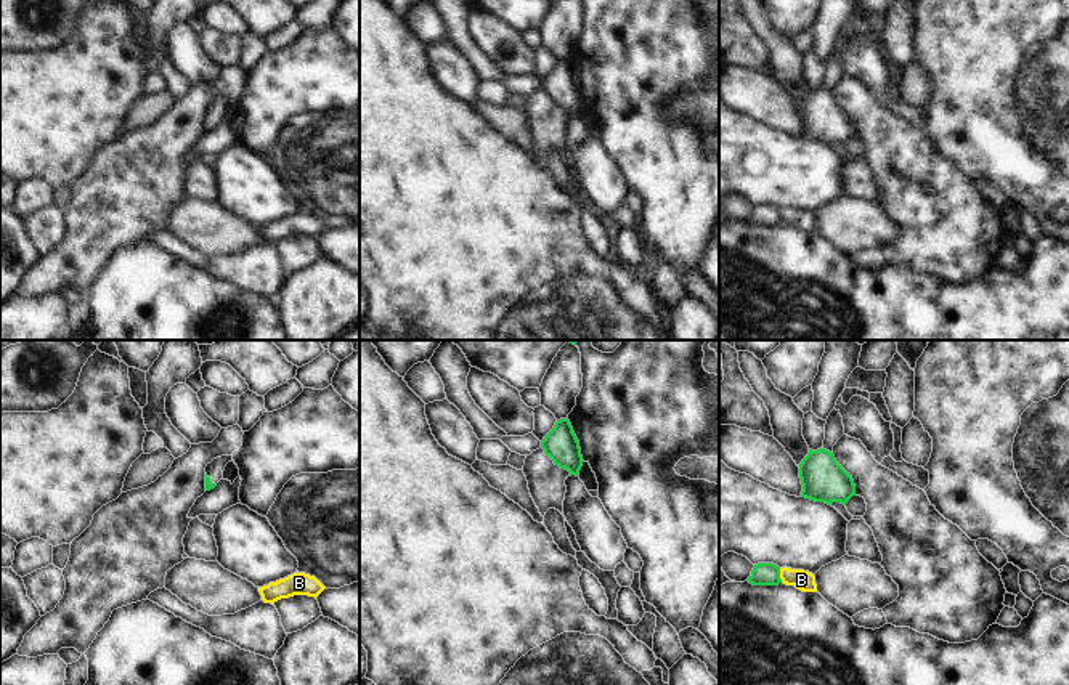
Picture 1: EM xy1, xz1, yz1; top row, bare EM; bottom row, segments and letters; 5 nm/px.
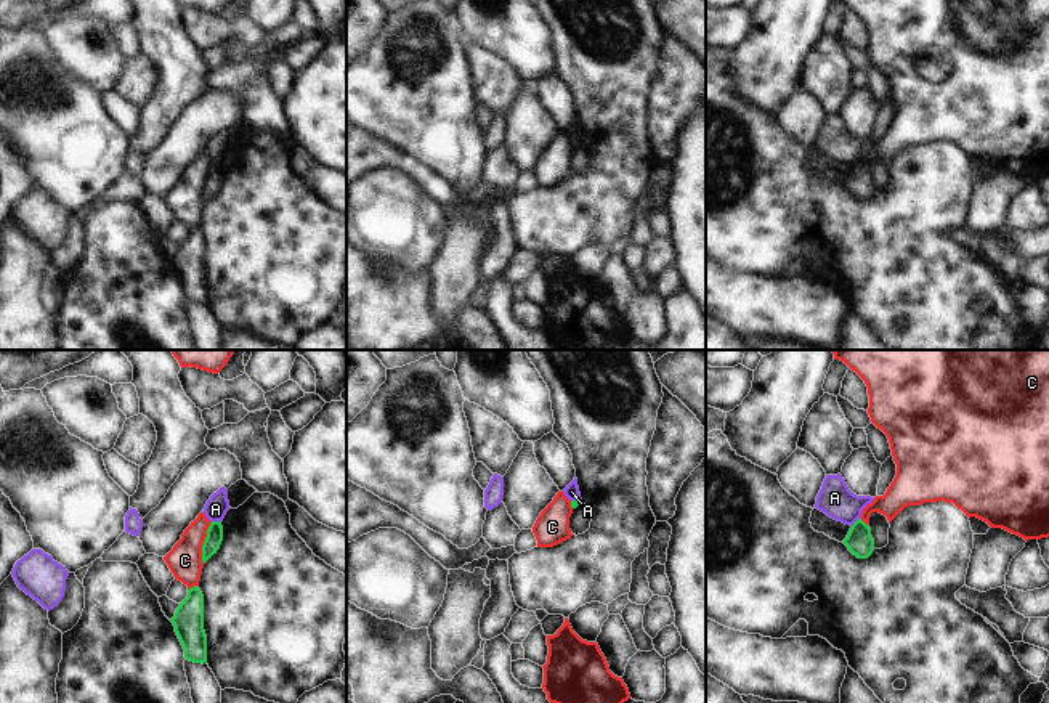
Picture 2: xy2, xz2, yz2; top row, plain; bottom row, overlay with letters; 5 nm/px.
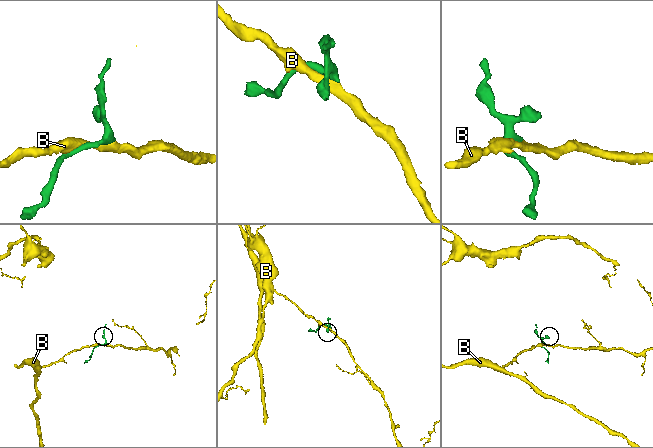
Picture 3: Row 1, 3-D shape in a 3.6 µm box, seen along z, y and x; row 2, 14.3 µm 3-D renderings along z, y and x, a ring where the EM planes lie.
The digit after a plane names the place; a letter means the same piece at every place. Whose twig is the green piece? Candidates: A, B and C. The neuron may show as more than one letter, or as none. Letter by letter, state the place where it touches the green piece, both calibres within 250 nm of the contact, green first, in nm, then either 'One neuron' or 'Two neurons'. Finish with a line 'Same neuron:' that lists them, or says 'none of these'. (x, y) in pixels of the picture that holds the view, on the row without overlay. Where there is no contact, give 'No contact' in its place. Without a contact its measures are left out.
A: Touches green at yz2 (857, 161). Thickness 140 nm (green) against 170 nm. Two neurons
B: Touches green at yz1 (779, 215). Thickness 110 nm (green) against 100 nm. Two neurons
C: Touches green at xy2 (204, 183). Thickness 80 nm (green) against 180 nm. Two neurons
Same neuron: none of these

